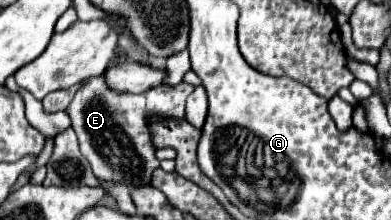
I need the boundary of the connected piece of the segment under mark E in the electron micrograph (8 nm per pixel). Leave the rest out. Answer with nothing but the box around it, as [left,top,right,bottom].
[67,75,195,187]

